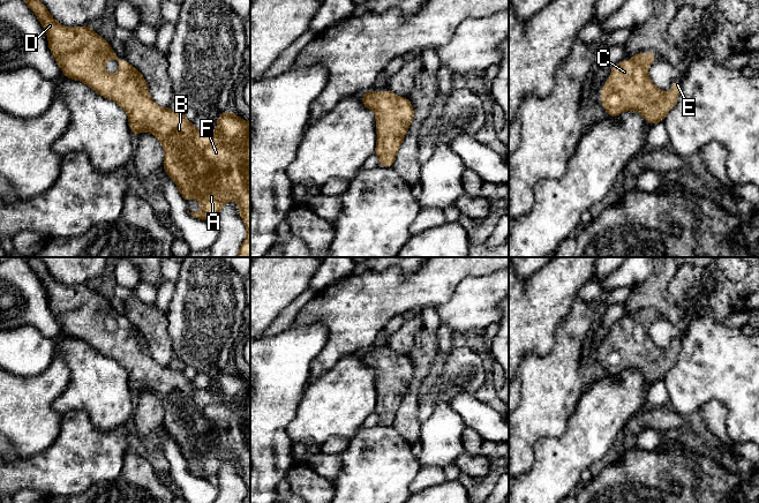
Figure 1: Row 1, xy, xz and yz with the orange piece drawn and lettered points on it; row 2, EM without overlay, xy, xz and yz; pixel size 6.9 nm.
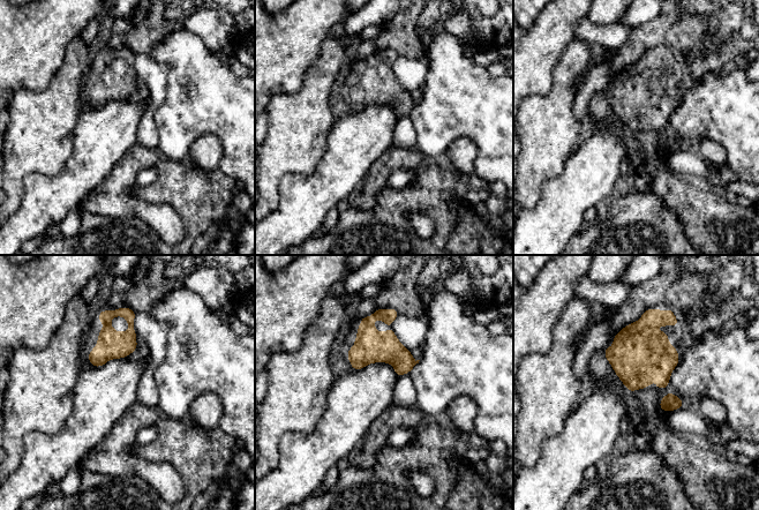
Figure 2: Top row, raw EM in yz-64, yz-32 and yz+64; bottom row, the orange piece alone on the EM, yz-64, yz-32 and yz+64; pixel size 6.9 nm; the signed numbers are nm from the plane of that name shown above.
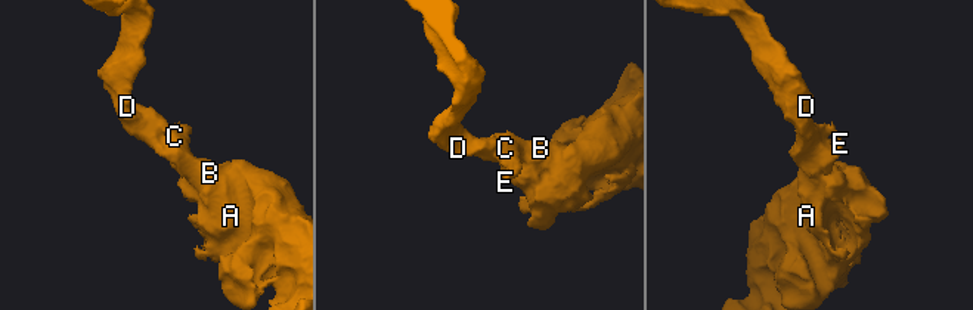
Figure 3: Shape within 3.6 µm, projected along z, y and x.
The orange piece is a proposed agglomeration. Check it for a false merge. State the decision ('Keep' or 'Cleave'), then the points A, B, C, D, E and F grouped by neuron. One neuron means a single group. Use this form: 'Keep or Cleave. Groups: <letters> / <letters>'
Keep. Groups: A B C D E F

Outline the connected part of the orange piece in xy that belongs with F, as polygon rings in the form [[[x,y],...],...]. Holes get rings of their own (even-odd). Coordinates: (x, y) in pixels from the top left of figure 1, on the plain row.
[[[23,257],[23,260],[44,285],[48,306],[61,325],[62,332],[70,338],[88,343],[100,354],[120,363],[128,373],[128,383],[134,393],[150,390],[161,401],[165,410],[163,426],[176,442],[183,459],[191,457],[201,460],[200,471],[187,471],[201,479],[208,479],[210,475],[218,475],[226,460],[236,459],[239,473],[247,486],[247,495],[242,503],[250,503],[250,381],[243,380],[233,370],[224,370],[217,377],[216,391],[197,389],[183,371],[158,365],[150,356],[148,343],[142,332],[121,318],[107,299],[98,294],[91,285],[66,286],[58,281],[37,257]],[[107,317],[120,321],[118,331],[106,330]]]

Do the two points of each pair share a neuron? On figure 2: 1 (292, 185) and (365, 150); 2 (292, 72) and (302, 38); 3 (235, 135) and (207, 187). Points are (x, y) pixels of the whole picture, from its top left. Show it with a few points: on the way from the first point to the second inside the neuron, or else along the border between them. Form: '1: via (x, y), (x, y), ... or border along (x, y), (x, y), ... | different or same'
1: via (310, 185), (325, 185), (346, 164) | same
2: via (292, 64), (292, 49), (294, 46) | same
3: border along (217, 169), (237, 181) | different

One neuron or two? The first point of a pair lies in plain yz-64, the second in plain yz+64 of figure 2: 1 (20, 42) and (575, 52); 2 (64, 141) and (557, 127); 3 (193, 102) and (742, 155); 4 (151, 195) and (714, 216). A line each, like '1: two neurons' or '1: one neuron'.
1: two neurons
2: one neuron
3: one neuron
4: two neurons

